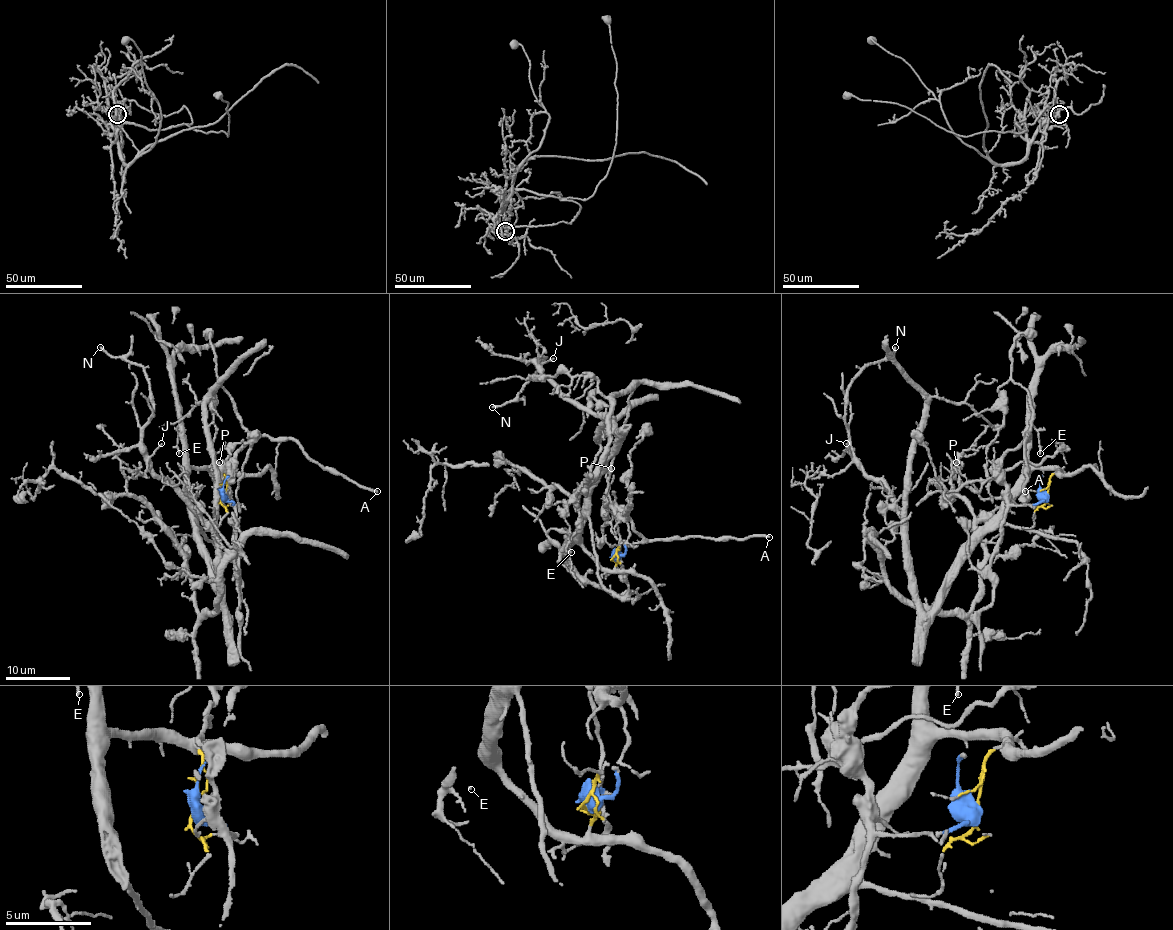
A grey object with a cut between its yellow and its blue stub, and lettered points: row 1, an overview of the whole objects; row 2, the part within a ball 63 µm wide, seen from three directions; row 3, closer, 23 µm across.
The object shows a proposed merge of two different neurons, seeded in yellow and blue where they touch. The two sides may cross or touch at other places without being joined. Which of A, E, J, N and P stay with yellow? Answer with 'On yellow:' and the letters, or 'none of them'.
On yellow: E, J, N

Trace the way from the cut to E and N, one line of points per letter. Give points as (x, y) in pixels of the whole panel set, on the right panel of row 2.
E: (1048, 495), (1049, 479), (1057, 471), (1040, 469), (1028, 461), (1028, 436), (1033, 426), (1040, 453)
N: (1048, 495), (1057, 471), (1033, 469), (924, 612), (895, 498), (862, 469), (846, 415), (850, 381), (895, 347)

